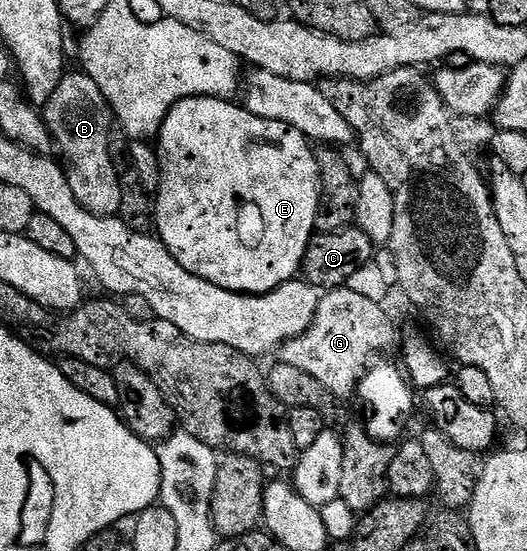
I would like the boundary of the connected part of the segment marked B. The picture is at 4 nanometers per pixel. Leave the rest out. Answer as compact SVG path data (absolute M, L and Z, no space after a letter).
M81 70L67 71L56 90L52 90L52 98L48 98L44 106L44 119L57 151L66 155L64 164L79 202L97 216L118 216L124 208L121 200L120 168L114 165L114 156L110 153L110 127L115 127L116 117L110 110L110 103L104 98L102 88L96 86L96 82L92 82L92 78Z

